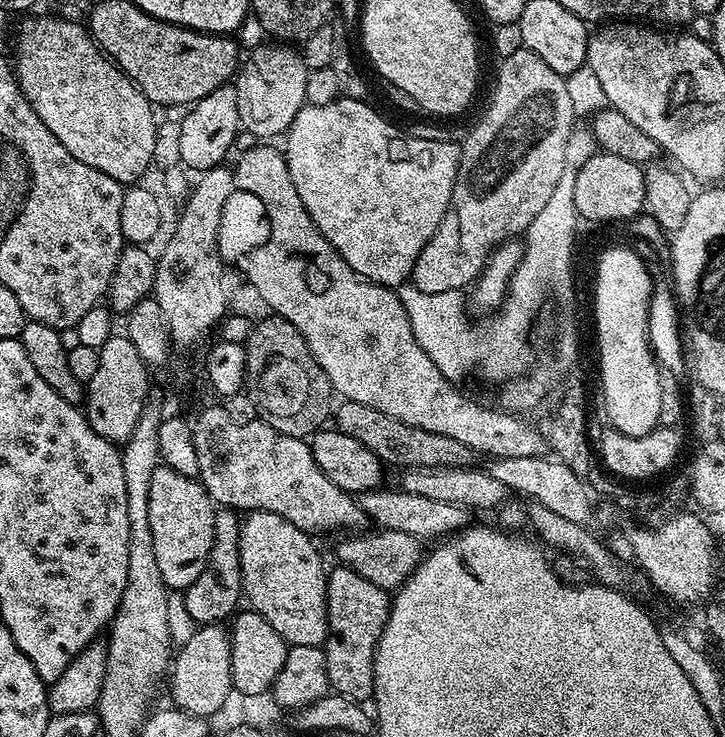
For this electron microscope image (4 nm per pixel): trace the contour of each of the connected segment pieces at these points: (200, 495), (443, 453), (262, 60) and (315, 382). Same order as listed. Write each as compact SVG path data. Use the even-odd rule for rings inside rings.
M158 467L154 470L154 478L150 478L150 535L154 538L154 559L158 562L158 570L162 573L162 582L170 590L183 590L190 587L202 574L206 566L206 558L210 554L210 546L214 542L214 518L217 509L204 485L195 476L178 474L178 470Z
M343 401L341 405L334 412L337 429L362 442L385 465L402 466L401 469L404 470L422 467L466 468L473 467L476 462L474 460L478 458L478 454L472 448L455 441L454 438L434 434L433 431L422 430L421 427L408 426L398 418L383 414L382 411L362 403Z
M268 42L254 49L250 56L245 57L239 72L234 80L234 87L238 94L238 112L240 125L245 133L250 132L258 140L274 140L274 137L285 135L297 114L301 111L307 100L306 78L308 68L305 66L303 55L289 45L280 42Z
M275 314L265 315L265 320L257 319L252 325L252 332L248 336L248 342L244 345L246 354L246 393L252 399L252 404L256 407L255 415L269 424L274 430L278 430L287 436L298 436L301 438L311 438L325 427L330 413L333 411L334 393L332 383L326 378L322 366L314 358L314 354L306 346L302 334L290 326L281 316Z

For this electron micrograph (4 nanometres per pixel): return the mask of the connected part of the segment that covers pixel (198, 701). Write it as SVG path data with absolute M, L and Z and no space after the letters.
M223 623L197 627L190 642L179 645L170 664L172 676L171 703L191 716L211 718L215 711L229 703L232 687L232 637Z

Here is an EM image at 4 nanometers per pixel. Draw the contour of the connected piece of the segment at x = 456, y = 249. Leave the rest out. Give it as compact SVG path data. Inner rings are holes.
M525 47L518 49L514 54L503 57L499 63L500 69L496 72L496 85L492 88L492 97L488 100L488 109L485 110L484 117L469 130L468 137L462 140L460 144L460 165L454 182L450 215L442 218L438 230L434 230L434 238L430 238L430 242L426 242L426 246L422 246L422 254L418 254L418 262L414 262L410 283L426 294L442 294L446 290L458 292L467 289L467 284L468 287L475 285L493 252L500 245L515 241L527 233L528 227L534 222L534 218L538 218L538 214L542 214L547 200L550 199L550 194L554 194L554 189L558 186L558 181L562 179L564 173L566 142L570 142L574 131L572 123L575 122L576 116L578 117L576 105L570 102L570 90L566 90L565 77L560 76L554 70L550 70L550 66L546 66L546 62L542 62L542 58L538 58L538 54L534 54L529 48Z

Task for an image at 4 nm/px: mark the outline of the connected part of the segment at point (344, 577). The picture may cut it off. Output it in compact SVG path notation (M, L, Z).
M343 566L327 573L328 578L328 637L322 645L326 658L328 687L337 696L368 702L373 699L374 658L388 621L390 596L374 582L366 582L362 574Z

